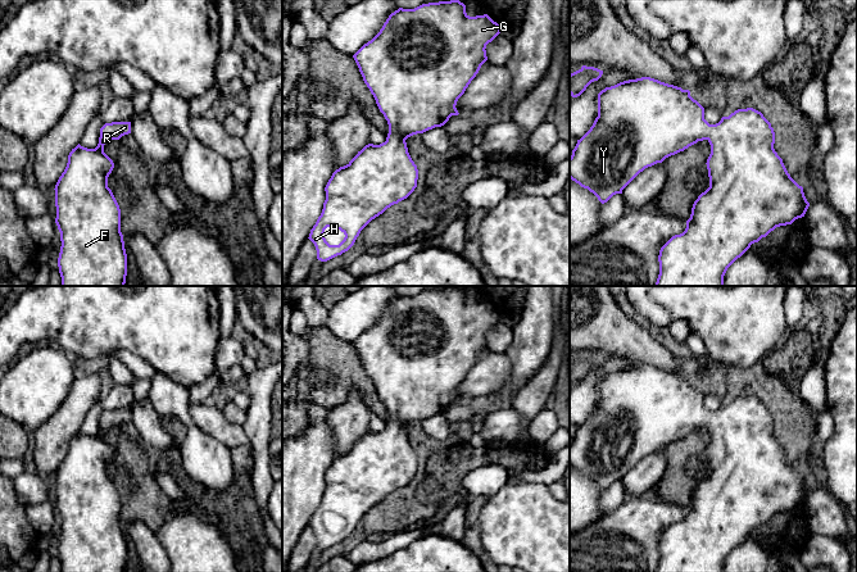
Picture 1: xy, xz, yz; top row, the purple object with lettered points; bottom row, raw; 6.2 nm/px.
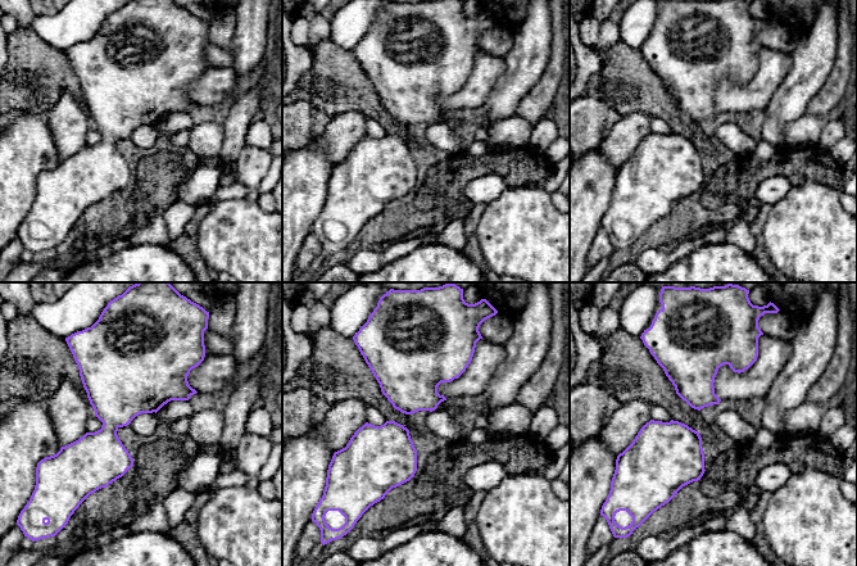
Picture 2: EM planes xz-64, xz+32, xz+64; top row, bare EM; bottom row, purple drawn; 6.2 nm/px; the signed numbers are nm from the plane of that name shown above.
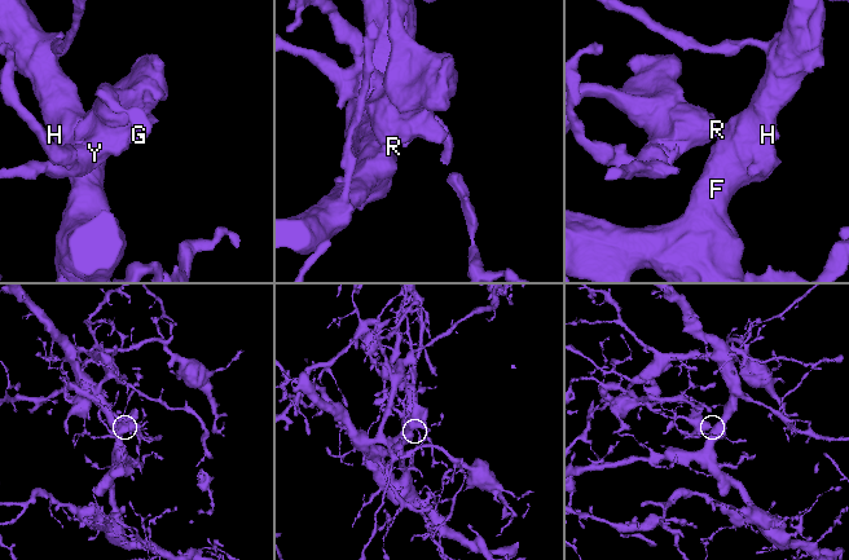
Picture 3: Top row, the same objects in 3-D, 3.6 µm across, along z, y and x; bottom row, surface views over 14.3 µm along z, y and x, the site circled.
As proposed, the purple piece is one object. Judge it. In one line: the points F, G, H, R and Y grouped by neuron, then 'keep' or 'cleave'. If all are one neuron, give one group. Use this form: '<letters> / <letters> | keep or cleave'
F G H R Y | keep

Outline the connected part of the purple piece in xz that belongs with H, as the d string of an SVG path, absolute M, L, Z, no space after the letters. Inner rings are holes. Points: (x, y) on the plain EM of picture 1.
M459 287L422 291L414 296L399 295L389 303L380 319L353 342L387 408L389 421L385 430L366 432L328 467L322 500L308 525L316 534L318 548L327 549L348 539L372 507L414 478L418 457L405 427L441 414L452 403L459 401L457 389L488 348L486 332L500 321L500 315L488 301L470 304ZM327 514L345 522L339 532L326 528L323 521Z

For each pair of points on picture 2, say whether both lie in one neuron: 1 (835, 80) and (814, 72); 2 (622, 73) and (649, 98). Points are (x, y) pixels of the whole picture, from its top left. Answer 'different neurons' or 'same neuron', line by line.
1: different neurons
2: same neuron

